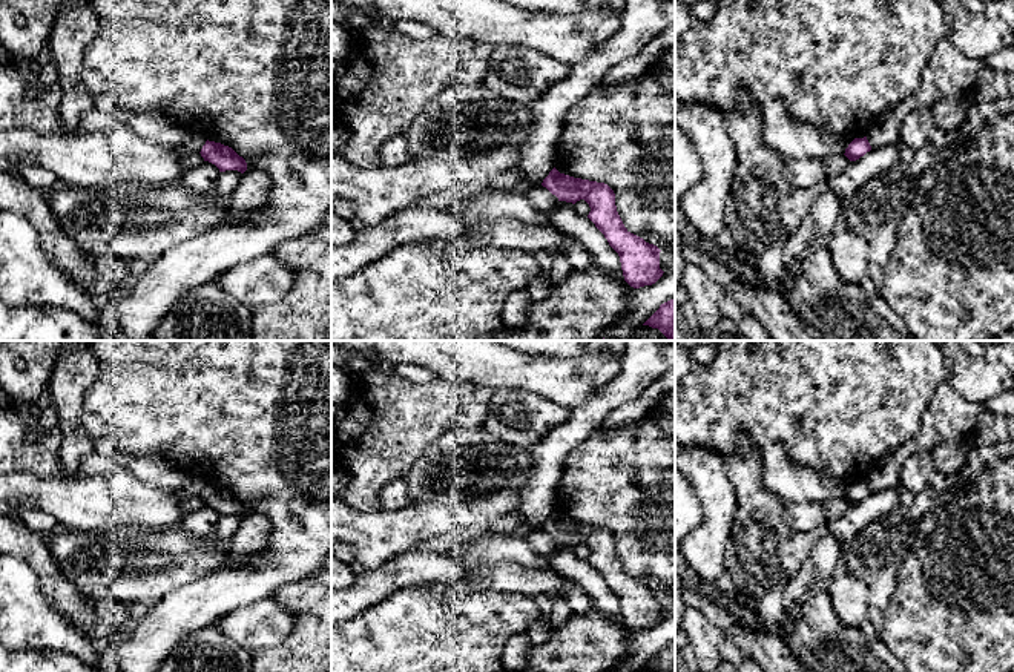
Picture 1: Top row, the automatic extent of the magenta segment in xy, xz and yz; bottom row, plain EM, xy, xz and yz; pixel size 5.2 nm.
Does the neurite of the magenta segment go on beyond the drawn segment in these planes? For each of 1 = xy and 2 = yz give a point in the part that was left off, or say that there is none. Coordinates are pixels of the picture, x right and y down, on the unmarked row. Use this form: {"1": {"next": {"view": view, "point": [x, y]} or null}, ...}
{"1": {"next": null}, "2": {"next": null}}

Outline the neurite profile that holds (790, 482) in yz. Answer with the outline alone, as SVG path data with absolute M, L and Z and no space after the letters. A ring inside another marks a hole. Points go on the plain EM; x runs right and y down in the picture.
M779 442L762 450L761 463L761 479L767 491L784 505L845 497L853 485L853 482L830 477L810 466L795 463Z

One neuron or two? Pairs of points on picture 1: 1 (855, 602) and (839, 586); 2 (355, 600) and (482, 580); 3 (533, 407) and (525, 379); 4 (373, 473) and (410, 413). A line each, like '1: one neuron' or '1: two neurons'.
1: one neuron
2: one neuron
3: two neurons
4: one neuron

